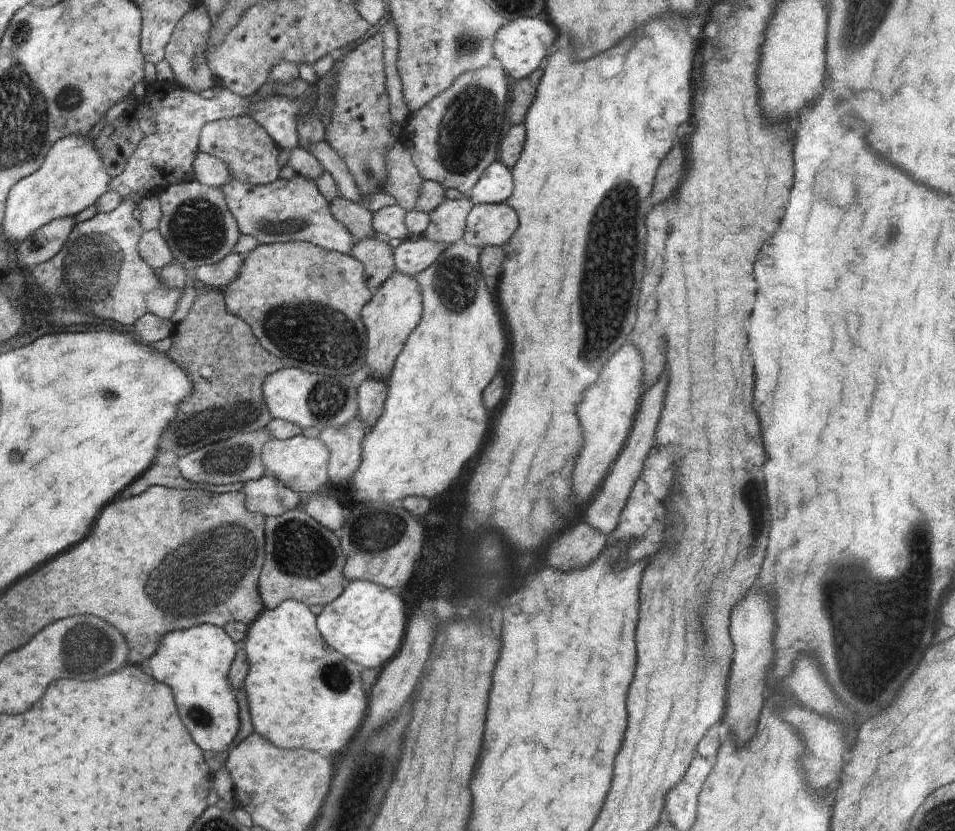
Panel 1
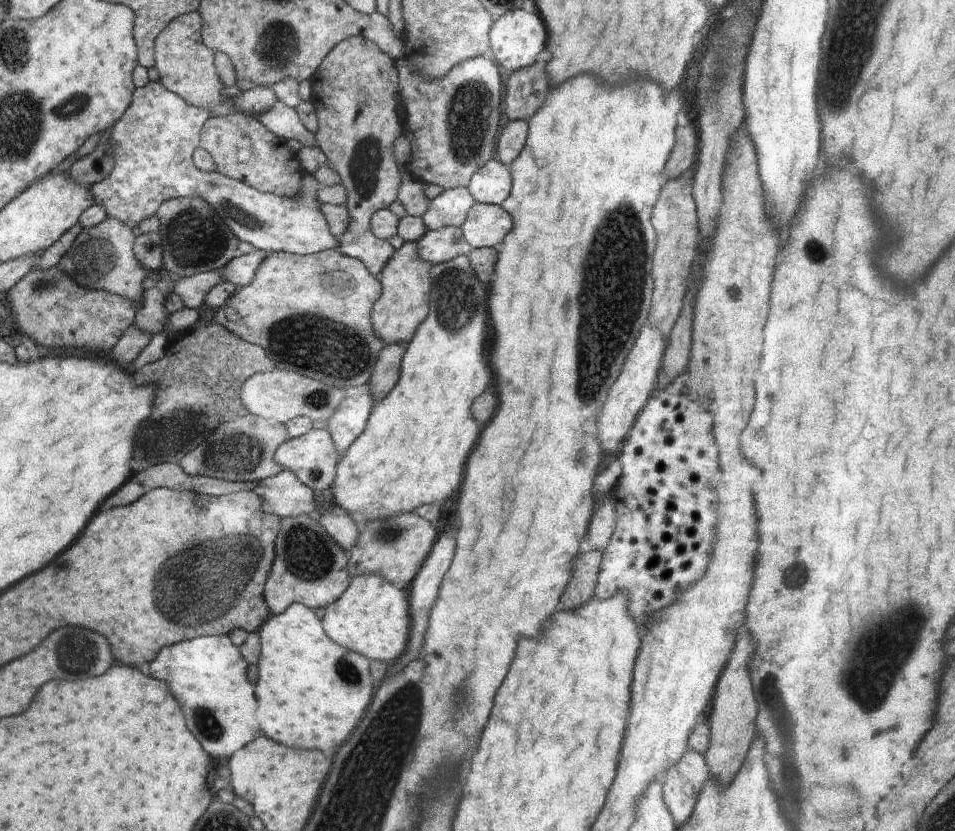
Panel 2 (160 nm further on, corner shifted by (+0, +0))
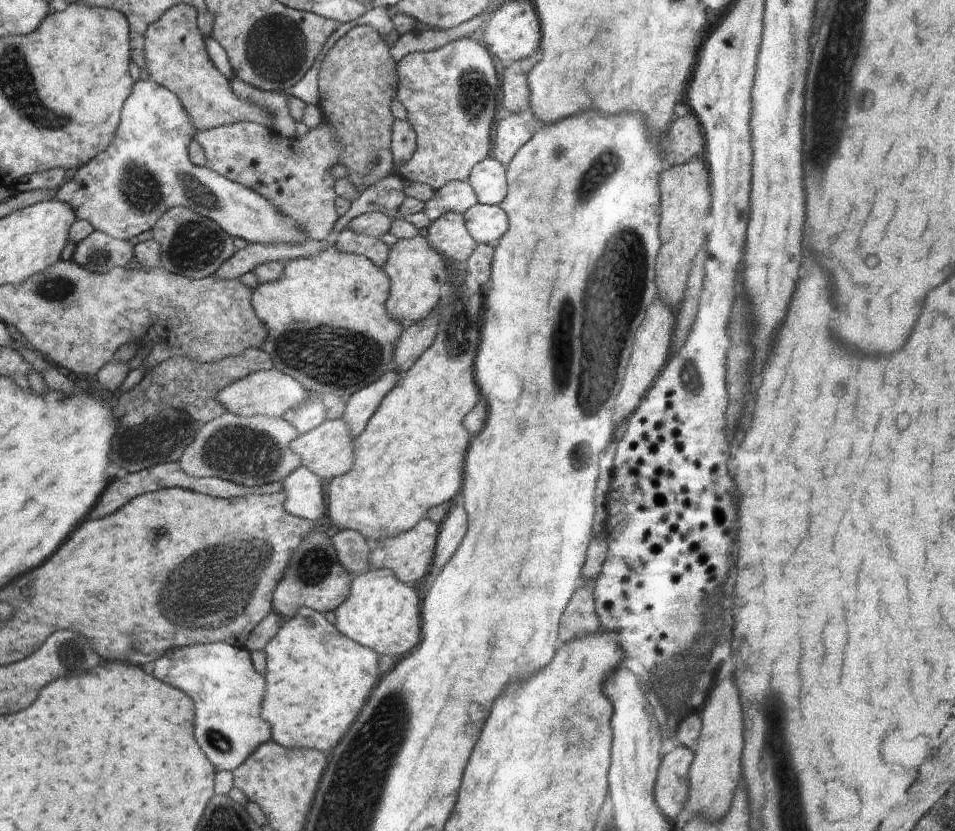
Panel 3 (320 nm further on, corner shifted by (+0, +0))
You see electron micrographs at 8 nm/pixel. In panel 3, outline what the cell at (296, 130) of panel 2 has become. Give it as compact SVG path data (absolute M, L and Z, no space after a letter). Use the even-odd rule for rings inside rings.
M178 3L165 10L160 19L150 24L145 38L145 66L150 74L149 82L159 84L179 97L190 122L198 131L240 121L269 128L271 115L261 106L238 97L210 60L202 32L196 26L196 10L192 5Z

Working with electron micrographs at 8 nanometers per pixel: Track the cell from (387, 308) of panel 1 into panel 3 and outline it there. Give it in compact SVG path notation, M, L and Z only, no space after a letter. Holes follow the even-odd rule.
M419 234L411 239L398 239L390 247L390 258L383 268L391 280L391 294L386 311L391 317L406 325L424 318L438 306L444 293L444 286L449 280L446 259Z

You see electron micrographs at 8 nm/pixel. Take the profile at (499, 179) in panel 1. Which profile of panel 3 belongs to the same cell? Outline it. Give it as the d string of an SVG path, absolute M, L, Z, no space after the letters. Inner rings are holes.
M493 156L482 159L472 168L468 182L477 193L477 202L483 205L499 205L507 195L506 167Z

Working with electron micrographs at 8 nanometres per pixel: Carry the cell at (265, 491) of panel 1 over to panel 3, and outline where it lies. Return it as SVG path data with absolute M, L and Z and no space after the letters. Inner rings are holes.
M306 465L297 468L283 480L283 490L287 494L285 508L294 516L308 519L311 523L324 513L321 478Z

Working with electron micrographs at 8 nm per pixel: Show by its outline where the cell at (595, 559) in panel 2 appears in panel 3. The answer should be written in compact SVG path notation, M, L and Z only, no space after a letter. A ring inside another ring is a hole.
M581 578L572 600L562 615L562 642L580 639L601 631L599 616L595 611L593 586L595 581Z

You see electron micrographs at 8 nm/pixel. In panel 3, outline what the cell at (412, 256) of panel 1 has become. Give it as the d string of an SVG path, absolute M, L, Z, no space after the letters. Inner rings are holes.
M447 212L431 222L426 240L444 259L465 262L477 242L468 232L464 214Z

